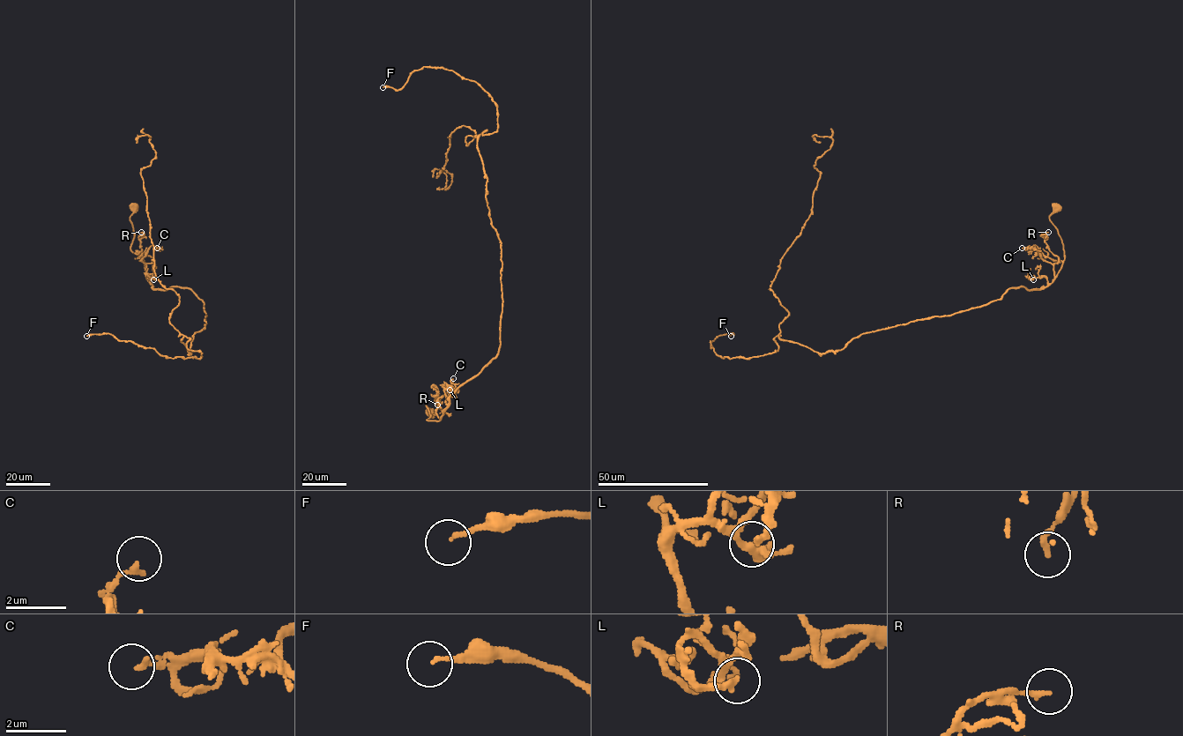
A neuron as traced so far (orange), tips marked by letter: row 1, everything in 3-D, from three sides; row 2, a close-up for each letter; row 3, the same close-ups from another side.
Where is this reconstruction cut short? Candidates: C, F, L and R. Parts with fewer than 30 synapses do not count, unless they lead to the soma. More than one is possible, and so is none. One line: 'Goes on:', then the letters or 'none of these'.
Goes on: F

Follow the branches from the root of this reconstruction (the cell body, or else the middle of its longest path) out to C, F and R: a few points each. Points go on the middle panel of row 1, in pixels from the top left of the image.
C: (428, 412), (426, 406), (428, 420), (441, 419), (442, 409), (438, 399), (455, 387), (453, 378)
F: (428, 412), (439, 420), (500, 344), (501, 244), (477, 146), (497, 130), (496, 106), (442, 68), (383, 87)
R: (428, 412), (426, 406), (428, 420), (439, 420), (442, 410), (450, 415), (436, 405), (438, 397), (437, 405)

